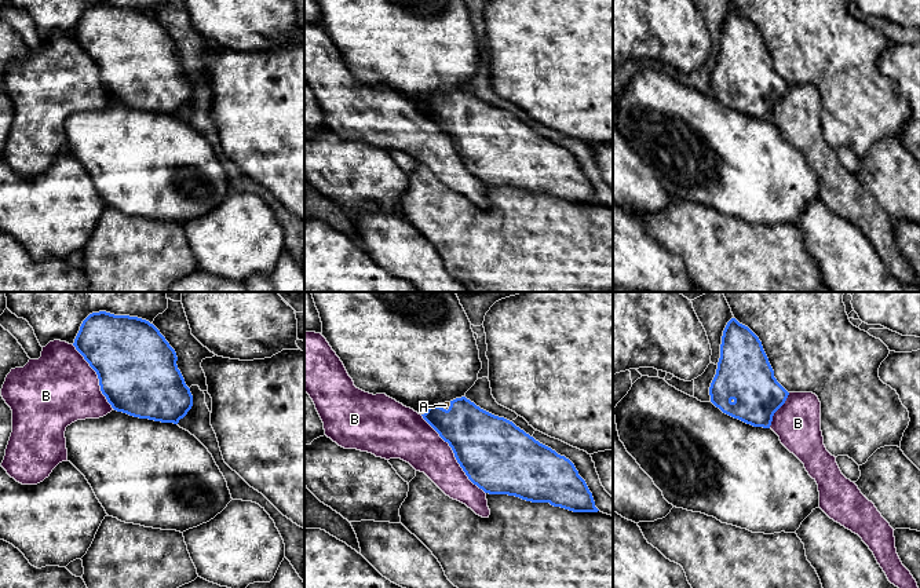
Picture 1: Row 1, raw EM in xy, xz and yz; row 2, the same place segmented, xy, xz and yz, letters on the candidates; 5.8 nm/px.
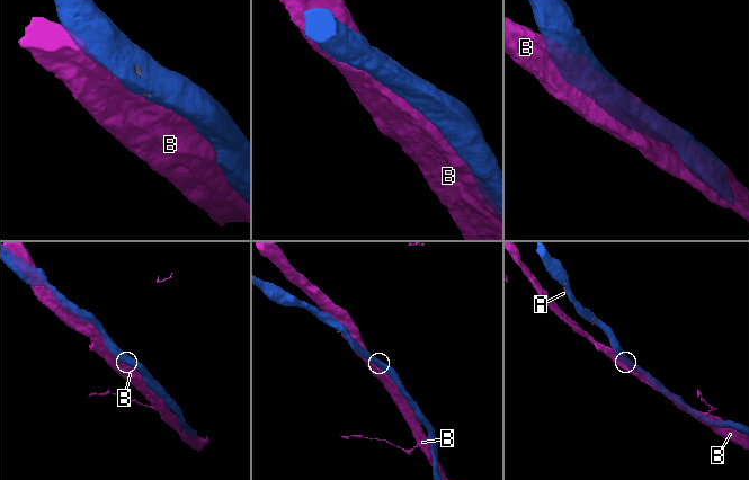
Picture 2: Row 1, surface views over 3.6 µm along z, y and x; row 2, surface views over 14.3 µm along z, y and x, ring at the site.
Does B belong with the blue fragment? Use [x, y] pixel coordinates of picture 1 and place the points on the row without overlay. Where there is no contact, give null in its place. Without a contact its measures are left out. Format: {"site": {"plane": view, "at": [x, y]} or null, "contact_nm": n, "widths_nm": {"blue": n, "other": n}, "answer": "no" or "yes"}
{"site": {"plane": "xz", "at": [455, 146]}, "contact_nm": 600, "widths_nm": {"blue": 420, "other": 260}, "answer": "no"}

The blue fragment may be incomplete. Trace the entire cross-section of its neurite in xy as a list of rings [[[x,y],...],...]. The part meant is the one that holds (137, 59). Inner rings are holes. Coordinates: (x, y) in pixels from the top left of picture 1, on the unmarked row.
[[[92,4],[73,37],[96,63],[114,102],[178,116],[191,101],[193,87],[178,61],[176,44],[149,12]]]

